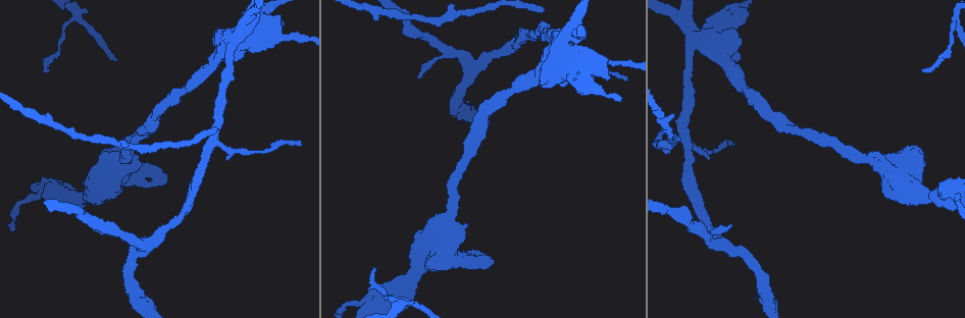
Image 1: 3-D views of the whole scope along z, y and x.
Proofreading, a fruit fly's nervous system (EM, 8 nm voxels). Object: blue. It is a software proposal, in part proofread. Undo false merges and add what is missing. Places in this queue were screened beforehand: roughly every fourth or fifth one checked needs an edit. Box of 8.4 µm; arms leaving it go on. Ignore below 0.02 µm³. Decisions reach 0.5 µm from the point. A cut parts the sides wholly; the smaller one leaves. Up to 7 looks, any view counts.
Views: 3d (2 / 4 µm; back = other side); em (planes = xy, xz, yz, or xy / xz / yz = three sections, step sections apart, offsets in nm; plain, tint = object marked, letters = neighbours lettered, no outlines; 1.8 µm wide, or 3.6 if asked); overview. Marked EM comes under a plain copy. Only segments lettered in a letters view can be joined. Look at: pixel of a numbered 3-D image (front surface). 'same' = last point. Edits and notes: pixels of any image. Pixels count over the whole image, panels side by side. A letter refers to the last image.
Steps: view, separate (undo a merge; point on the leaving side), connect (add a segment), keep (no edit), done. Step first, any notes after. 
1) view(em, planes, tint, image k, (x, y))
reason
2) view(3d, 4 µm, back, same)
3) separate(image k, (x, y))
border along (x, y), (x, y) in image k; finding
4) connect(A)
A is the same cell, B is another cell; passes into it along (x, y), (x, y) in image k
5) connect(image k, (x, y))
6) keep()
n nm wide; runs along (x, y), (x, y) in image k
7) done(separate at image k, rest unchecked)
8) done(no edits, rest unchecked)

view(3d, 2 µm, image 1, (76, 12))
sharp bend

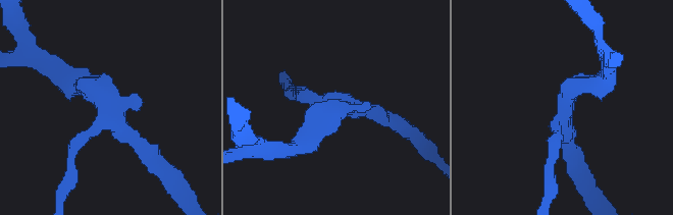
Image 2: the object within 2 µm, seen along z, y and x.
view(em, planes, letters, image 2, (105, 112))
shape alone is not enough

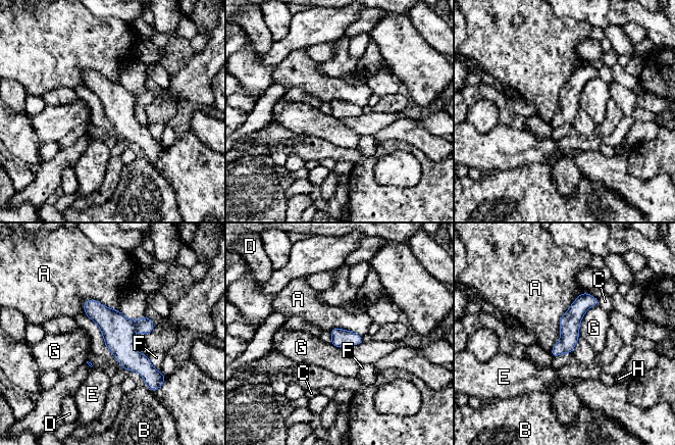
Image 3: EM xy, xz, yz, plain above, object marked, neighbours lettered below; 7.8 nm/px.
keep()
140 nm wide; A, B, C, D, E, F, G and H are other cells; runs along (88, 302), (158, 376) in image 3; all the same neuron

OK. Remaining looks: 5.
view(3d, 4 µm, image 1, (148, 186))
branch stops here

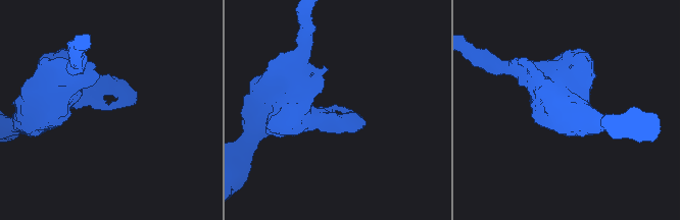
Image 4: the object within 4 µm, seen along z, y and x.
view(em, xy, step 16, letters, image 4, (342, 108))
need the tissue

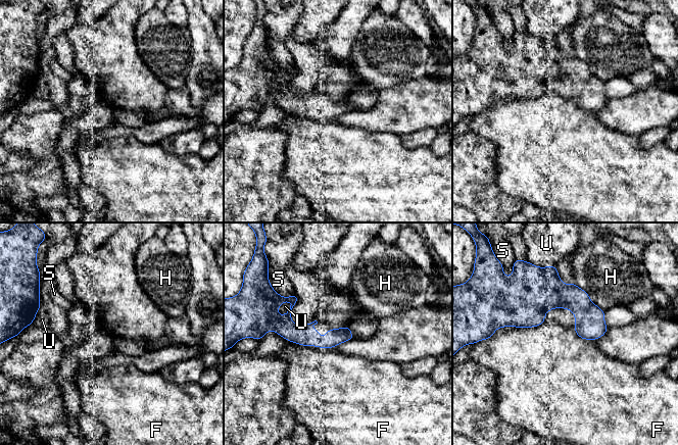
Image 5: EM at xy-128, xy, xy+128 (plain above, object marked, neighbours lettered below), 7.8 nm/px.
view(em, planes, letters, same)

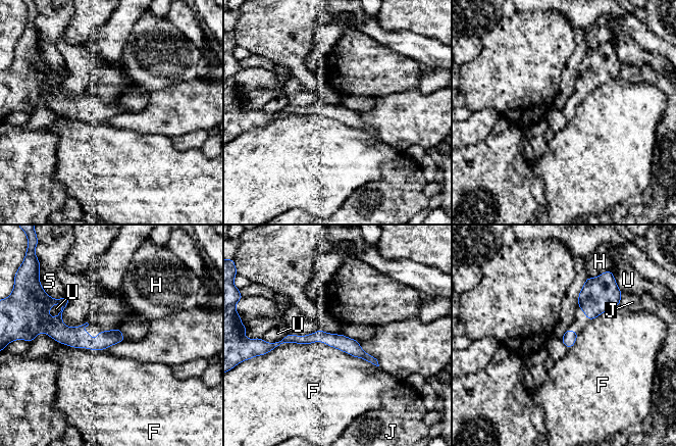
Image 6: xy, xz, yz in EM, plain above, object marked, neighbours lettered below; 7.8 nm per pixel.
keep()
F, H, J, S and U are other cells; runs along (278, 343), (326, 338), (374, 361) in image 6; no lettered segment goes on from it

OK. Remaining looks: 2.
done(no edits, rest unchecked)

